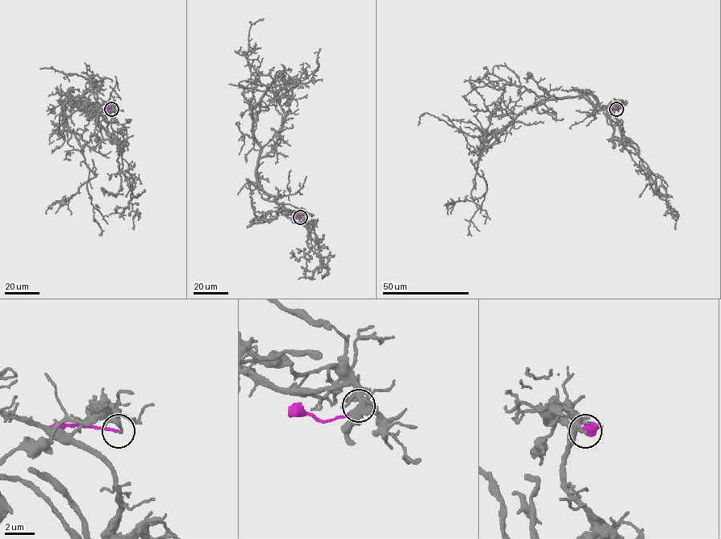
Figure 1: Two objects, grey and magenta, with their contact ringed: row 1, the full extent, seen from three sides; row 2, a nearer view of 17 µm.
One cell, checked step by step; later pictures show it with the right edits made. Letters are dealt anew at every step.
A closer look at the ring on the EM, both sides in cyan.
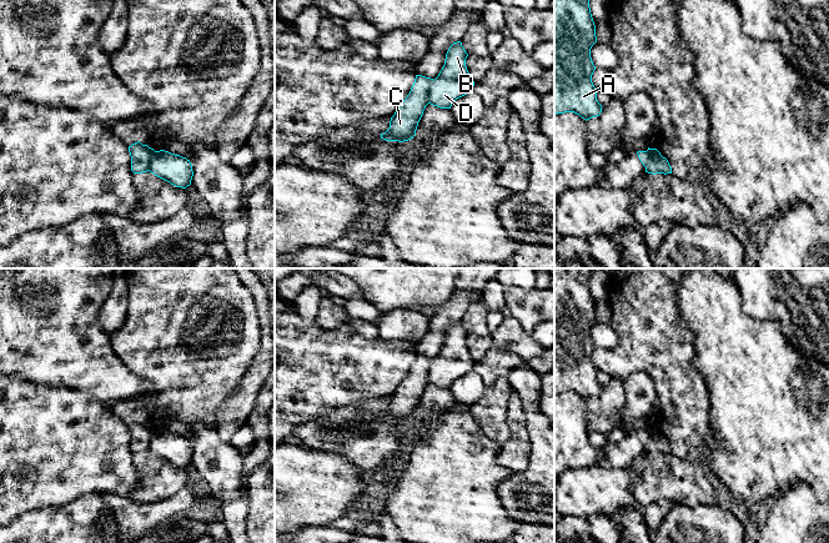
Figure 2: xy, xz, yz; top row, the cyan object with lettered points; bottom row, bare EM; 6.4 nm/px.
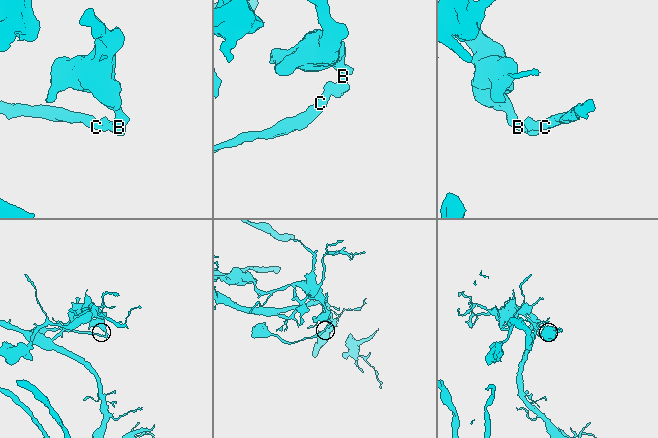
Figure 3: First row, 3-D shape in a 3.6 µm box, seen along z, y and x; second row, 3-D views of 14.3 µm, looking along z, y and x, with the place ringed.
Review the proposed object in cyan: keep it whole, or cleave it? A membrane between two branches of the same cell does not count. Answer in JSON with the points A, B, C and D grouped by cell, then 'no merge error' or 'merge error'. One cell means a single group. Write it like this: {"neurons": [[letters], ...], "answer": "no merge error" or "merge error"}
{"neurons": [["A", "B", "D"], ["C"]], "answer": "merge error"}

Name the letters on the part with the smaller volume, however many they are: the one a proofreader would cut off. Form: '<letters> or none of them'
C

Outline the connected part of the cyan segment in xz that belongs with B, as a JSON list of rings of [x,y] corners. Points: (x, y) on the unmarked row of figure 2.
[[[461,321],[449,326],[444,345],[428,372],[428,383],[441,388],[451,388],[457,378],[473,369],[474,361],[466,346],[467,336]]]

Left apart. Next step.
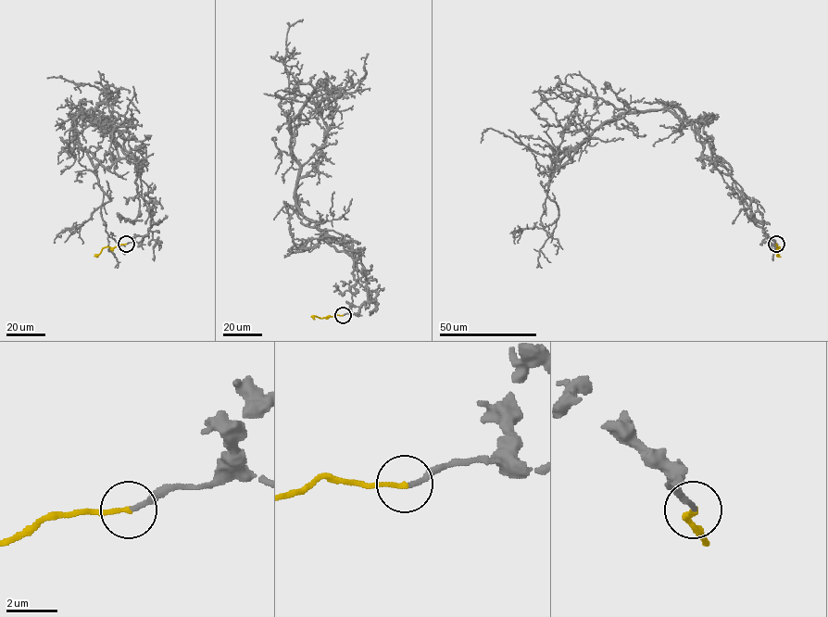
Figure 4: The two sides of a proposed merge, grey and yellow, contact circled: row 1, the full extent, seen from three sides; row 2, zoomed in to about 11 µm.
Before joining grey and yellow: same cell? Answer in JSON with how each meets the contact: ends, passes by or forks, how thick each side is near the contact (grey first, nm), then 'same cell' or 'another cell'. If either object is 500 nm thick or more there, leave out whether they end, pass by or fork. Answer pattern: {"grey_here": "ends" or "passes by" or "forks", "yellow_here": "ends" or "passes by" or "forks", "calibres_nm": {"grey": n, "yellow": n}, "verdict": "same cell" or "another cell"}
{"grey_here": "ends", "yellow_here": "ends", "calibres_nm": {"grey": 190, "yellow": 180}, "verdict": "same cell"}

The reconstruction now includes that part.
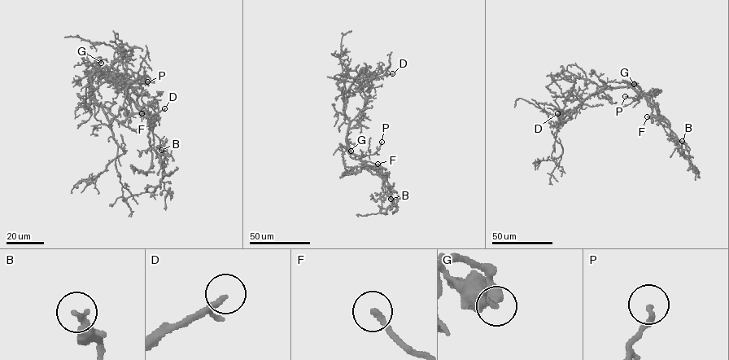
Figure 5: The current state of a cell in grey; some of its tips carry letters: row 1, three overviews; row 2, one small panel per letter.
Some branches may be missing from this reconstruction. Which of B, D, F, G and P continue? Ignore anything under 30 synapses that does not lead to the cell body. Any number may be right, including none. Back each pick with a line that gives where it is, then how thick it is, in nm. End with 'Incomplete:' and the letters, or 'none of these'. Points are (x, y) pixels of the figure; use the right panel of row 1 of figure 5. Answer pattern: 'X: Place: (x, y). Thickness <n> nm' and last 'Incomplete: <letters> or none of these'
D: Place: (557, 113). Thickness 170 nm
F: Place: (647, 116). Thickness 200 nm
Incomplete: D, F

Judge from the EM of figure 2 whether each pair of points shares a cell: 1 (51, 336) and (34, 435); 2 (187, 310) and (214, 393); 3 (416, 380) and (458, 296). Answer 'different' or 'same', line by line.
1: different
2: same
3: same

